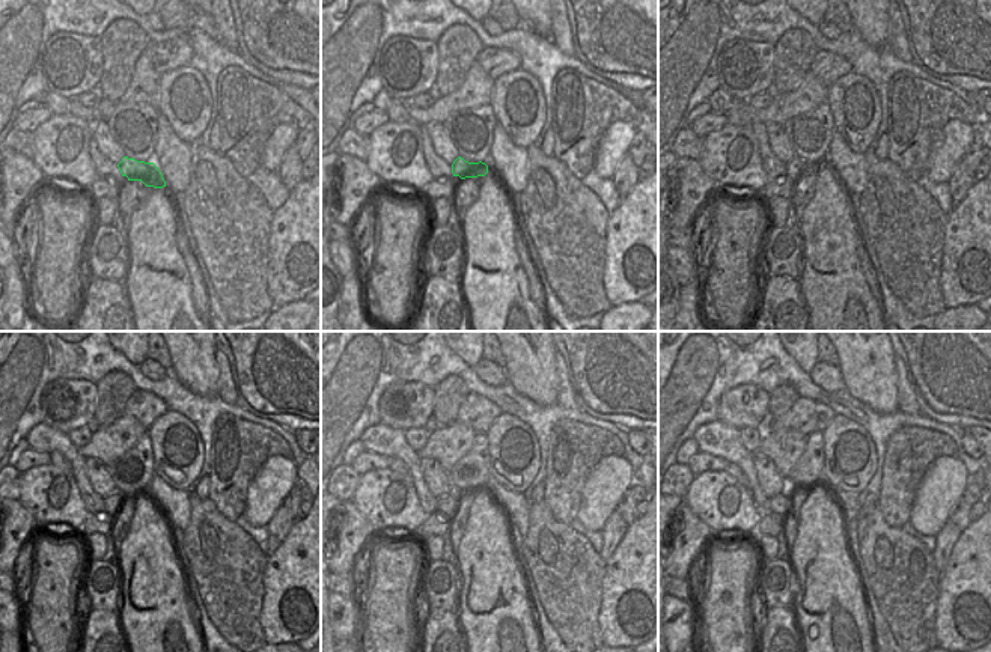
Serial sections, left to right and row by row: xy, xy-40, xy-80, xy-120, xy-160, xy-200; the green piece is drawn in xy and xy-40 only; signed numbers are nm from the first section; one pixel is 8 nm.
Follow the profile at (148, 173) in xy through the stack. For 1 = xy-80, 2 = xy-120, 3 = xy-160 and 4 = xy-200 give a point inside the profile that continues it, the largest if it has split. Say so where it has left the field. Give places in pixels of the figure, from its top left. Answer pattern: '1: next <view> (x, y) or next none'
1: next xy-80 (795, 167)
2: next xy-120 (113, 503)
3: next xy-160 (448, 505)
4: next xy-200 (780, 503)

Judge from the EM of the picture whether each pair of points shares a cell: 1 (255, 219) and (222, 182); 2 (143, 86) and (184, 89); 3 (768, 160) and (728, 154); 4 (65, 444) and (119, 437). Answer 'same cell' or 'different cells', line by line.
1: same cell
2: different cells
3: different cells
4: different cells

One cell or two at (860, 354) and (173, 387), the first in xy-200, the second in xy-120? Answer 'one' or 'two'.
two

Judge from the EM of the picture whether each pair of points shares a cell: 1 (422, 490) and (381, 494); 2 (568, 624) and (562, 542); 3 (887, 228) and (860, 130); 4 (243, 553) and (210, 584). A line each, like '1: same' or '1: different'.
1: different
2: same
3: different
4: same

